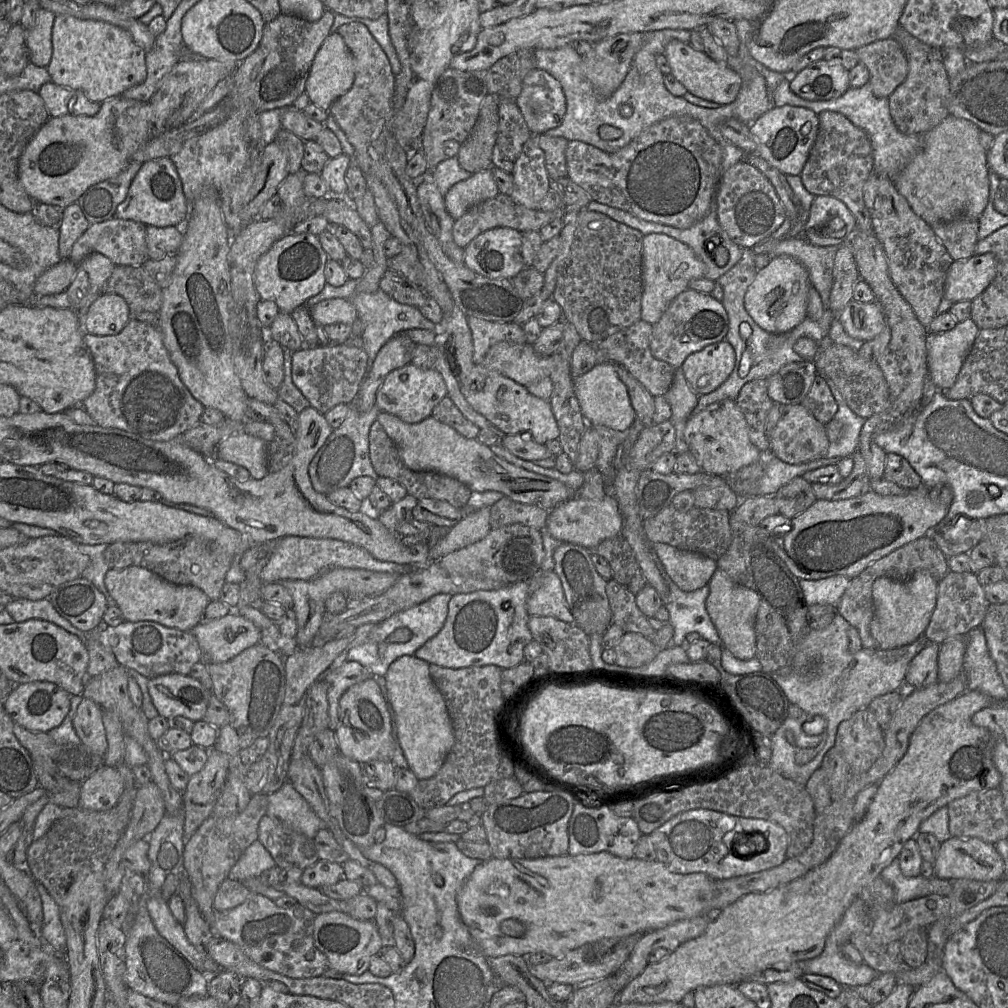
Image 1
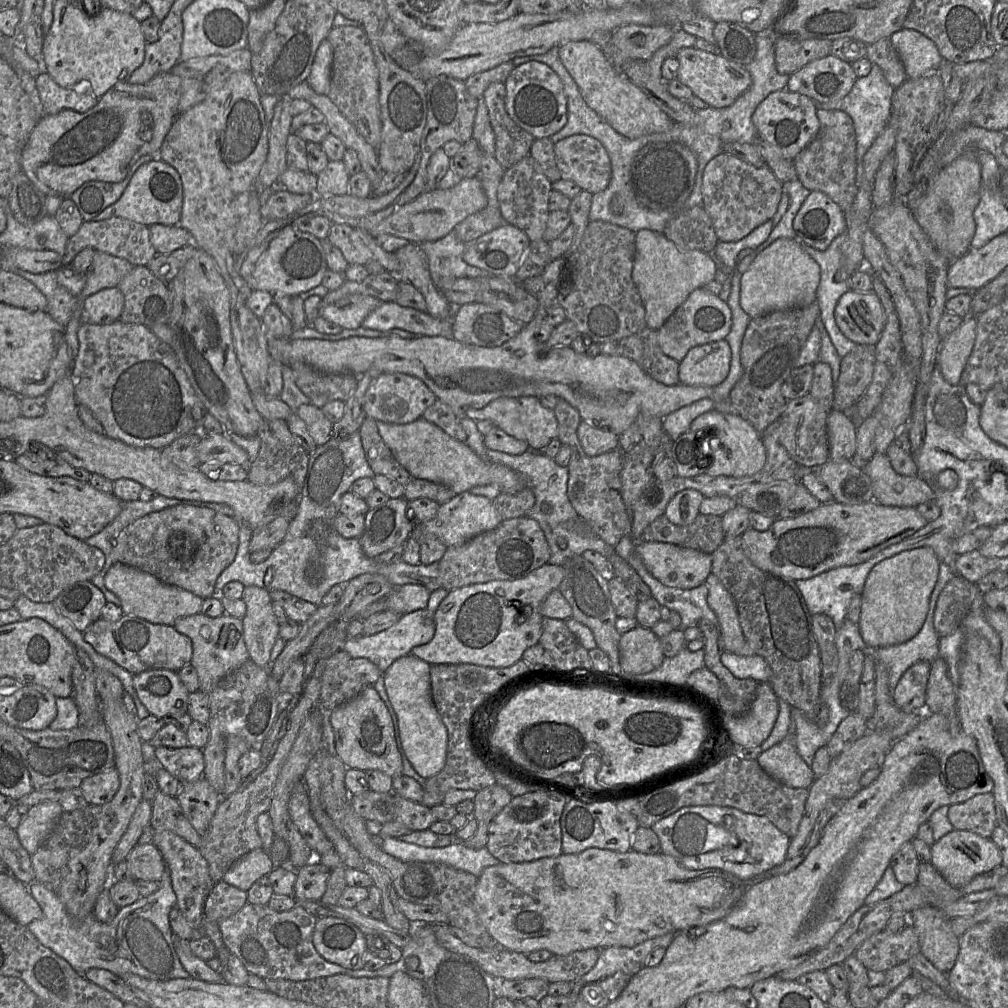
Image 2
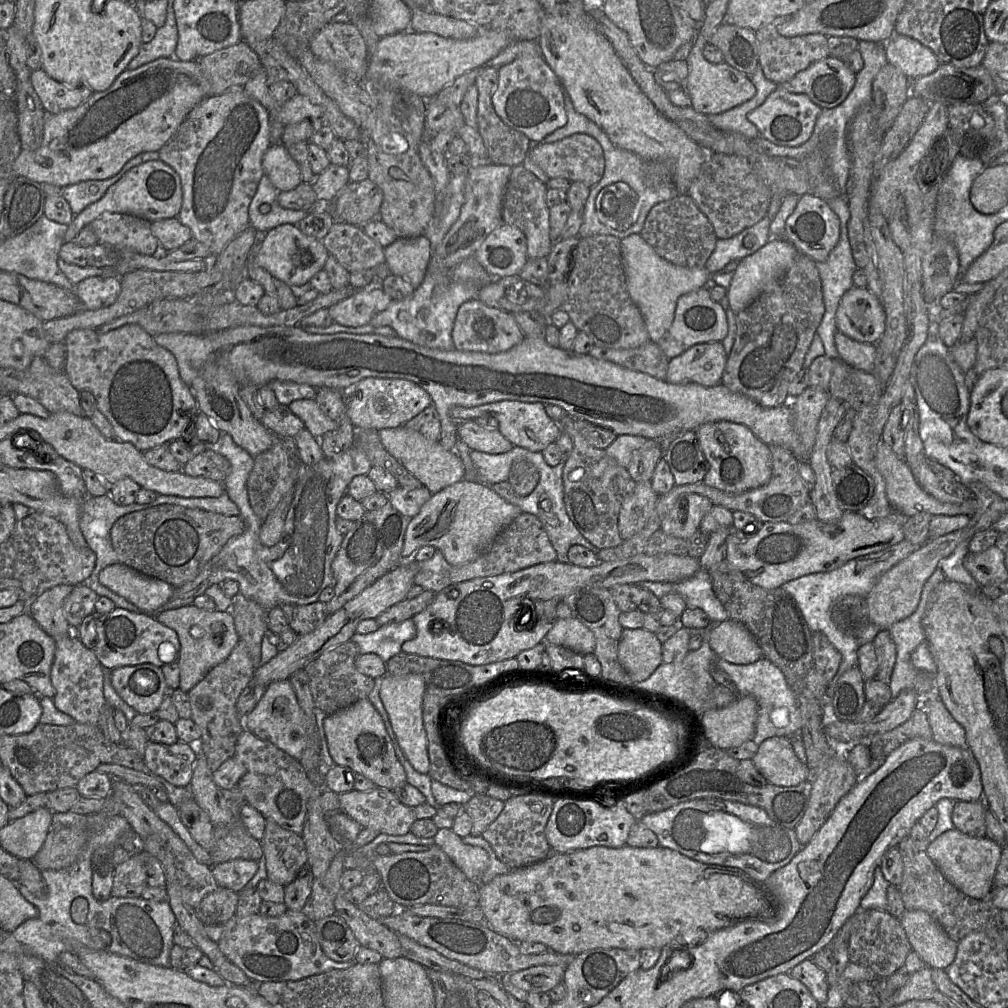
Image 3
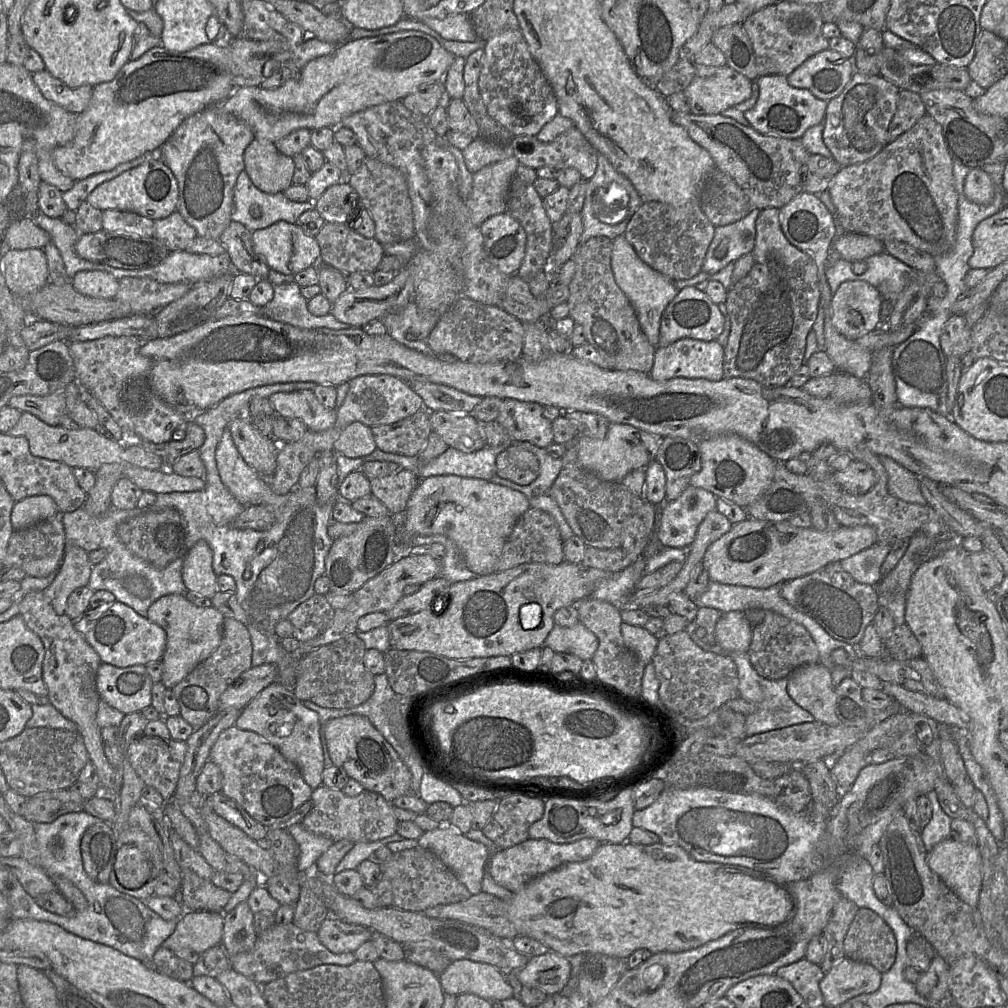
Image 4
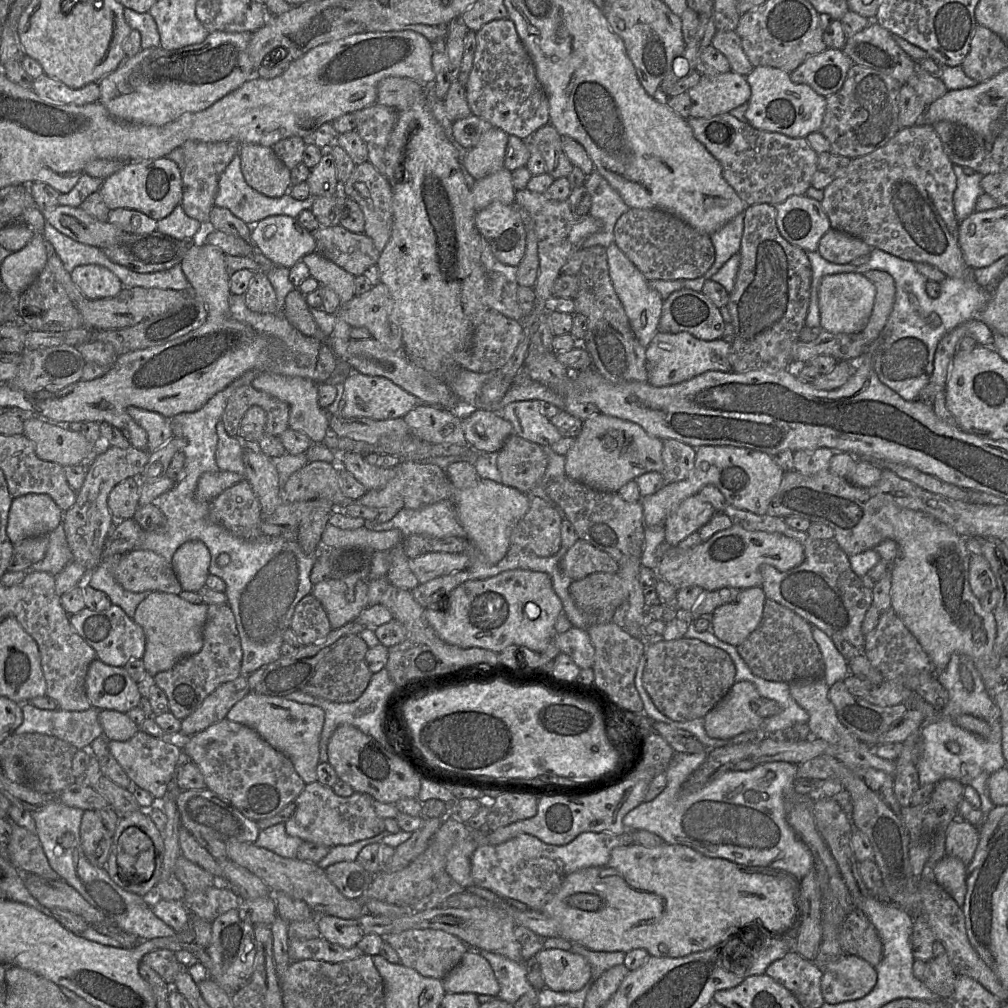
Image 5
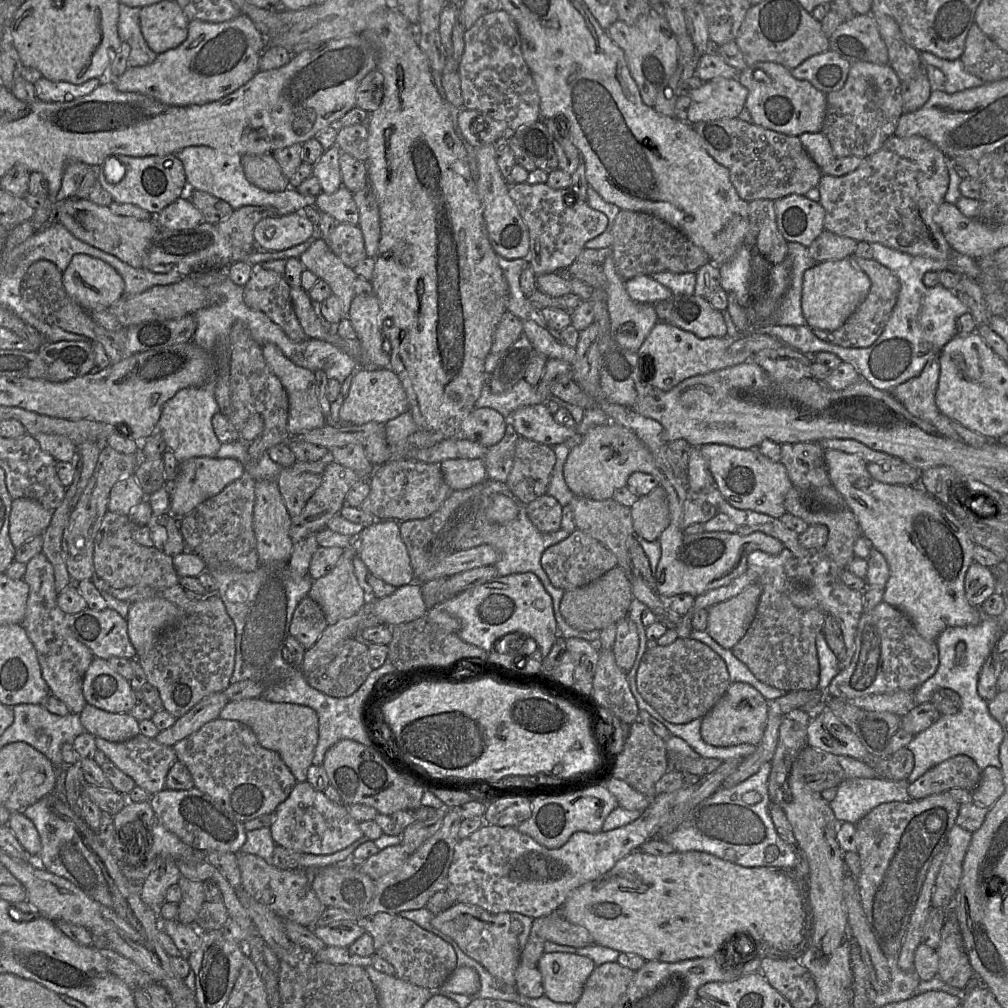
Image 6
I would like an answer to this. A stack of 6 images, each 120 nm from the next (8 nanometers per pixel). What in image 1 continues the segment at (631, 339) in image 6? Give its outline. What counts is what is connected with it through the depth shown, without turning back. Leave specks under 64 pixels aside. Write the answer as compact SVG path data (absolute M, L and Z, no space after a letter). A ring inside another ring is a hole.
M650 233L643 238L641 319L652 325L656 324L670 303L688 289L692 279L704 277L704 263L696 257L693 250L663 233Z

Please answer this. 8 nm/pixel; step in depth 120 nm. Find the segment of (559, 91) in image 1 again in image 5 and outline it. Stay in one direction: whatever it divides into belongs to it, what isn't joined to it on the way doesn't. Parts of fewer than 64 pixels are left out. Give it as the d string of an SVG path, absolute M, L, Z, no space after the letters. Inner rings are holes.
M509 18L493 20L476 32L477 48L465 86L471 112L521 139L549 123L549 103L533 62Z

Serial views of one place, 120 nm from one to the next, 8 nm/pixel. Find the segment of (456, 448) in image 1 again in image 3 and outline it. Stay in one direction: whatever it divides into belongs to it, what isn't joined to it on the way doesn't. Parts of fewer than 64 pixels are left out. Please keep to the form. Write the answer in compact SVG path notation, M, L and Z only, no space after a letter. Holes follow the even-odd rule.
M404 425L384 428L378 432L384 448L432 494L464 479L465 466L456 450L447 450L438 441L429 440L420 432Z

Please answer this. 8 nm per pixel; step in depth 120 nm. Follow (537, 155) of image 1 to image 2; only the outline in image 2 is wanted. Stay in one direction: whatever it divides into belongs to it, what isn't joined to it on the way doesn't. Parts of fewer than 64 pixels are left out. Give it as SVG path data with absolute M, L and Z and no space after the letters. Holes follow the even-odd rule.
M527 155L506 169L497 190L500 212L511 225L522 230L530 242L543 239L549 216L548 199L551 182L544 175L536 160Z

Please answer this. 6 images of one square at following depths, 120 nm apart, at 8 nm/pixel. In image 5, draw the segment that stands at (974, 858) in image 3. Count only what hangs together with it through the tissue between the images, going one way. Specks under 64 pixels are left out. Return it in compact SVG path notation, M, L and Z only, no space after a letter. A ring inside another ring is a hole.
M944 856L934 868L937 883L962 907L967 891L967 865L952 856Z

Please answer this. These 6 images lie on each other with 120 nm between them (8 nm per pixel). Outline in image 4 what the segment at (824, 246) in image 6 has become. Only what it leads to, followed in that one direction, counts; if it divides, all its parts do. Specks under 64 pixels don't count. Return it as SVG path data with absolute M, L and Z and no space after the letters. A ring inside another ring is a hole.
M843 232L835 238L831 250L839 259L853 263L882 253L884 244L874 237Z

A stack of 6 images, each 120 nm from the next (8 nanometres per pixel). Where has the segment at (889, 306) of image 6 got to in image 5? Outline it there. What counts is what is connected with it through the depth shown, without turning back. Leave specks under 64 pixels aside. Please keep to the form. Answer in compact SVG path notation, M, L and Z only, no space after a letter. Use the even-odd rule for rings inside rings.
M869 270L863 275L874 284L876 296L869 321L858 335L866 343L872 343L880 336L887 323L893 308L896 287L892 276L885 271Z

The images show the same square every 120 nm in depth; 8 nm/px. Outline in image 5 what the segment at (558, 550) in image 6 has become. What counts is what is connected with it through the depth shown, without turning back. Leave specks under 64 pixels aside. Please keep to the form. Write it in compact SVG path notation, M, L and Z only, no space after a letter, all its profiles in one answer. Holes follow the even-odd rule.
M578 539L563 556L560 568L566 576L578 581L593 573L618 573L619 564L606 552Z

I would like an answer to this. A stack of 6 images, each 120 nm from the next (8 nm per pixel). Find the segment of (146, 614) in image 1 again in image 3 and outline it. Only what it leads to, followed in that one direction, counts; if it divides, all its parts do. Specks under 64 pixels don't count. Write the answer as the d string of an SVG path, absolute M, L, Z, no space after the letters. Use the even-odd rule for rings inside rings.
M119 563L102 569L99 582L146 614L158 612L171 598L175 589L163 580Z

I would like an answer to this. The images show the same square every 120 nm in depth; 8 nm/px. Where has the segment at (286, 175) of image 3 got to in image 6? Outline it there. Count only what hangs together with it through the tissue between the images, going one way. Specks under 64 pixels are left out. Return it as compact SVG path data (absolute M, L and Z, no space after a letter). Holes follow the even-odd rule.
M272 153L242 155L241 165L247 181L262 190L282 192L290 187Z

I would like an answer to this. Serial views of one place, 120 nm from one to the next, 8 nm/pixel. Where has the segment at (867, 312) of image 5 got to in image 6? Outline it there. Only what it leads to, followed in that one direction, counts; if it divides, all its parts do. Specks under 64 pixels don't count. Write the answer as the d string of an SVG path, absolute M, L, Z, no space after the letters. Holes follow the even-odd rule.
M851 259L826 261L803 275L801 308L807 325L827 331L839 329L866 298L870 279Z

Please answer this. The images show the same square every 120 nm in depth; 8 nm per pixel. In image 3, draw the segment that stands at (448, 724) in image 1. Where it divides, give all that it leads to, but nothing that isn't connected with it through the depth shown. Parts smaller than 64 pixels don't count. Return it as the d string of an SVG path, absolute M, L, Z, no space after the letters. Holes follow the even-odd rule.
M419 674L404 676L384 675L380 698L388 713L398 744L409 763L420 773L428 774L430 768L427 735L423 722L423 695L426 684Z

